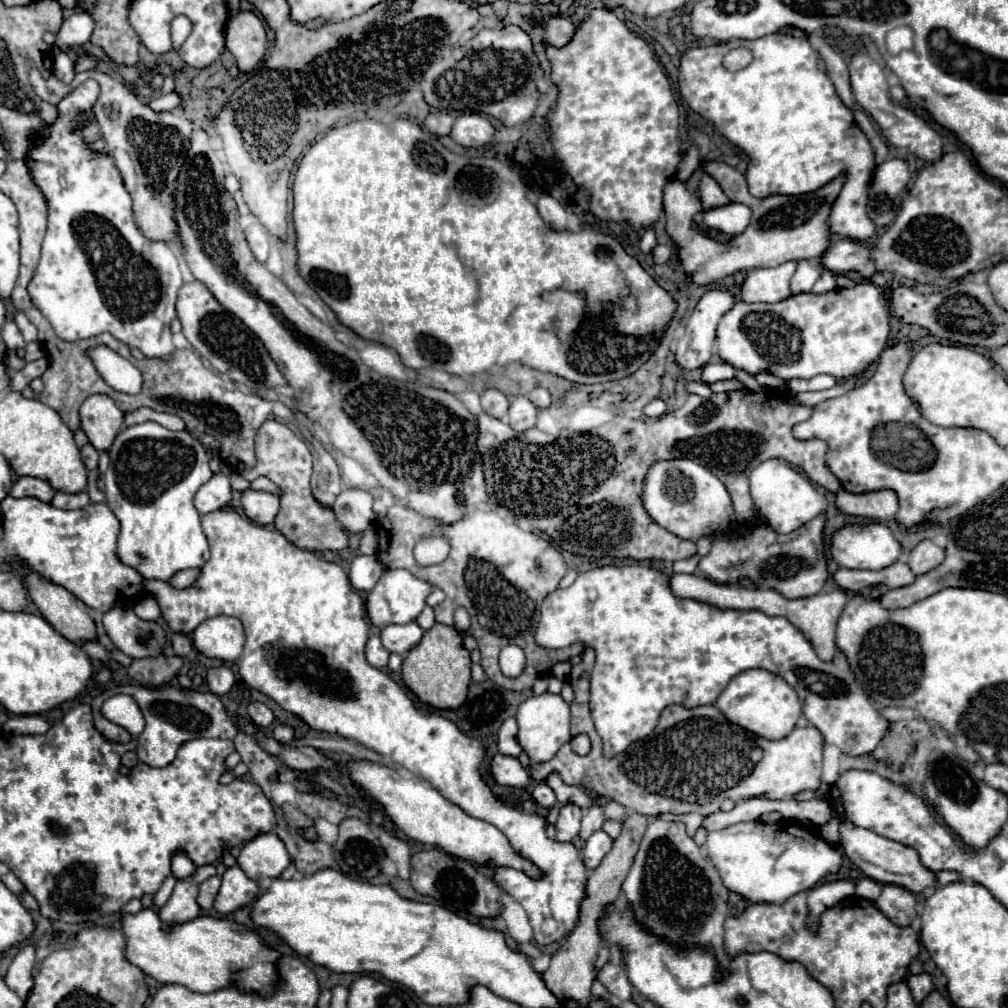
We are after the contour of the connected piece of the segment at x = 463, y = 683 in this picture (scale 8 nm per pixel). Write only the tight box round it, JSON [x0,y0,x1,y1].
[401,623,471,709]

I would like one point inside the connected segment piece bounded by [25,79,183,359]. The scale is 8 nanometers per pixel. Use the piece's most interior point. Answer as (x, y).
(97, 275)

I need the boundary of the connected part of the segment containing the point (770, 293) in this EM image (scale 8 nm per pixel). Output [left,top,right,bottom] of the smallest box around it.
[741,261,797,303]

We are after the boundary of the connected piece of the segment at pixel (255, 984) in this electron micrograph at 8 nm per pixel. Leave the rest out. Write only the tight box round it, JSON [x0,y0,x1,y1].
[123,909,281,995]

